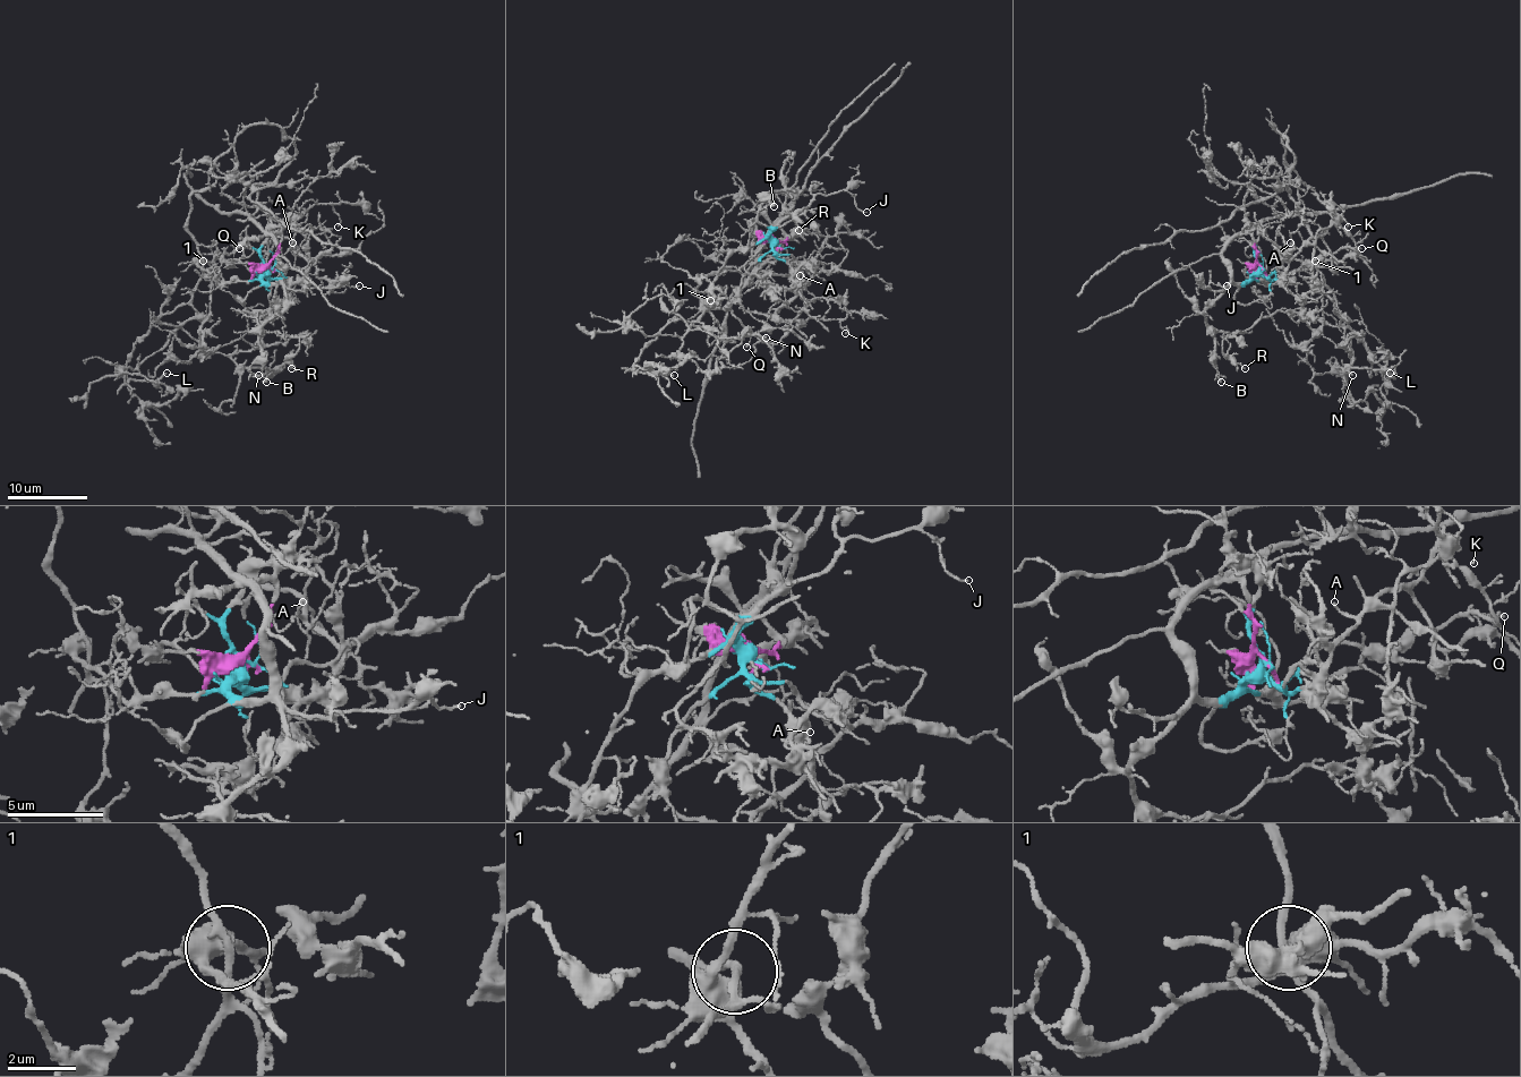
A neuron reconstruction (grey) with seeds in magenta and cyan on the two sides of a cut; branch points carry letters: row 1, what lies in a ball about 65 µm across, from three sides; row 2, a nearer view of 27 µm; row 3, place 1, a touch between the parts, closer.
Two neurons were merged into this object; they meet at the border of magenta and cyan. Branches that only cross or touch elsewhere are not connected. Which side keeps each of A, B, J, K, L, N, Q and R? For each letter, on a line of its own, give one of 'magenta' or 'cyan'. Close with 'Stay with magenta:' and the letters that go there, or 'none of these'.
A: magenta
B: cyan
J: cyan
K: magenta
L: magenta
N: magenta
Q: cyan
R: cyan
Stay with magenta: A, K, L, N

